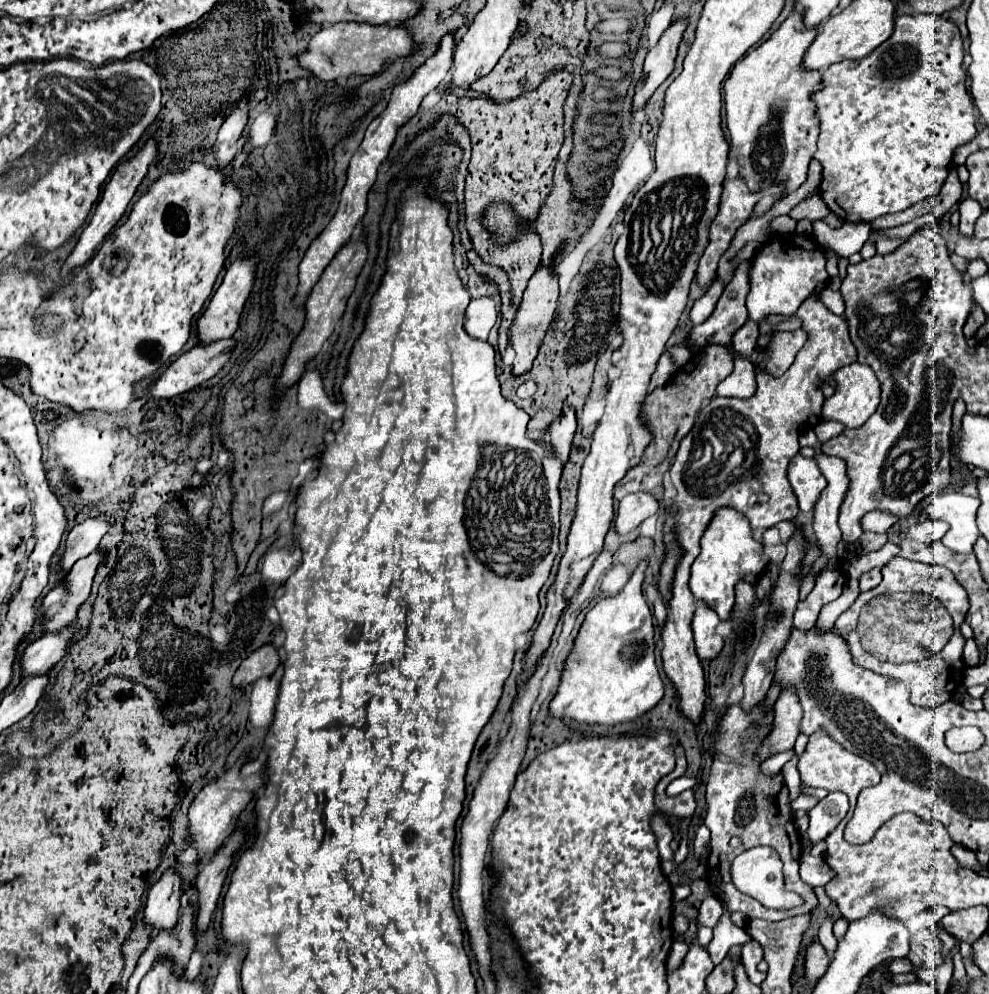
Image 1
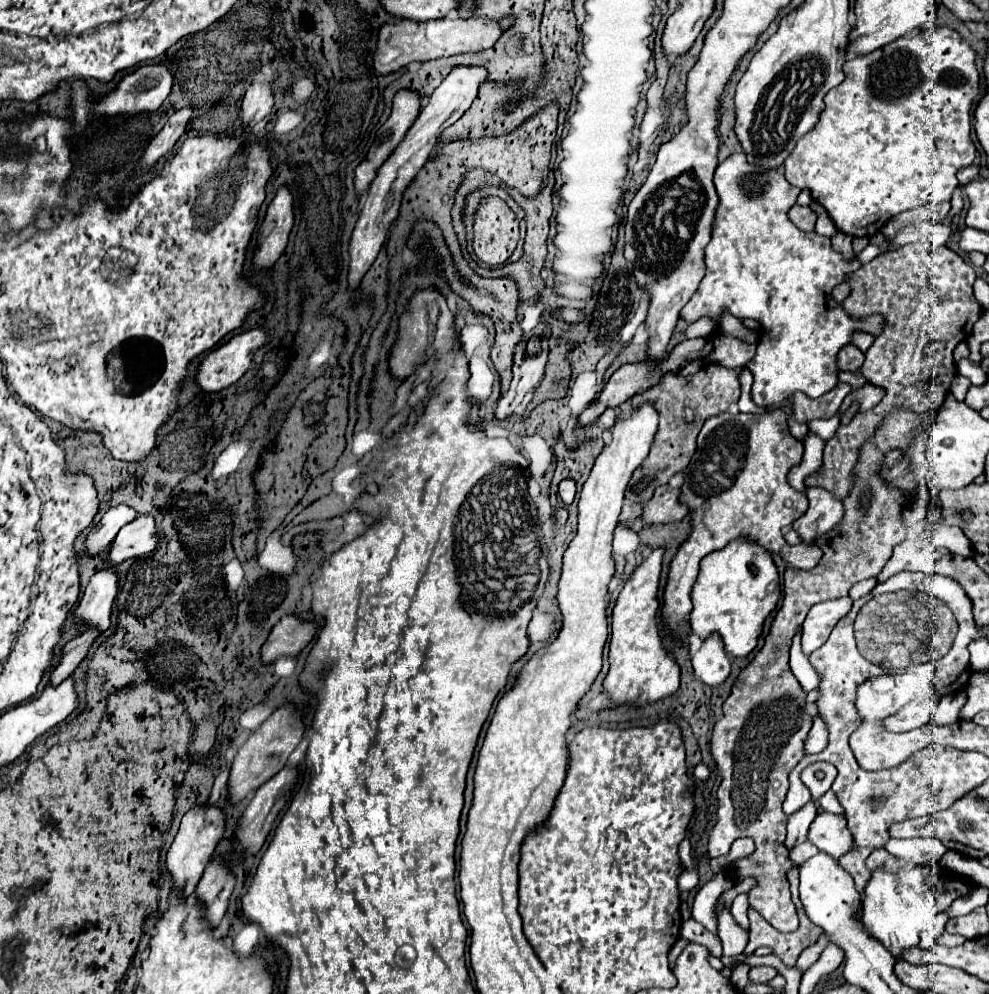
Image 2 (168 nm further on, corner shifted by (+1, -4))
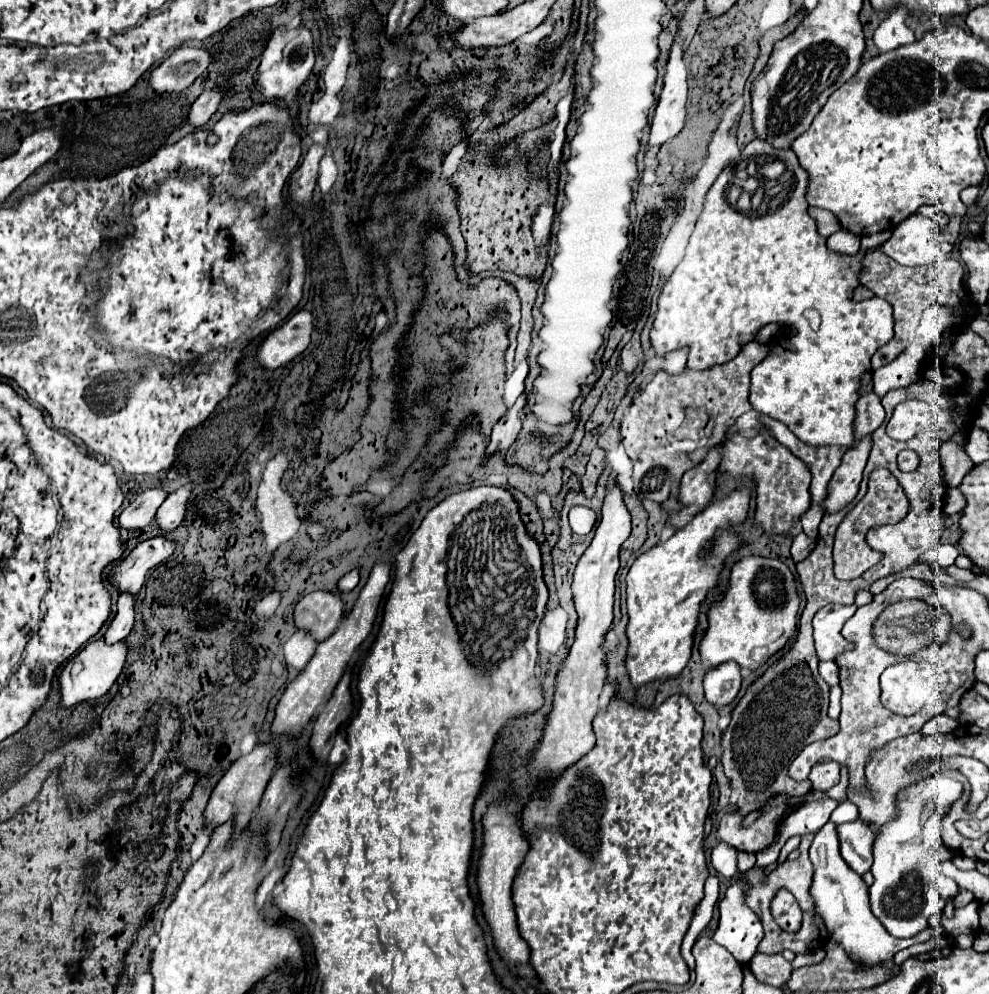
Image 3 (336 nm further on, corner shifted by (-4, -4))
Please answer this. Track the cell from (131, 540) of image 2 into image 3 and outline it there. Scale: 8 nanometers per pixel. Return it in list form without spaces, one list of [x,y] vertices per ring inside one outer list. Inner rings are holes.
[[[190,485],[170,493],[166,497],[166,501],[158,507],[156,515],[154,515],[154,523],[158,525],[162,535],[172,533],[184,519],[184,509],[186,509],[186,501],[190,497]]]

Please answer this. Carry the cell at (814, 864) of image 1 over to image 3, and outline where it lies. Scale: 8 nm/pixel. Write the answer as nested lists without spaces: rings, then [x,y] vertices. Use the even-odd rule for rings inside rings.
[[[828,821],[816,833],[812,847],[810,847],[810,861],[814,865],[814,881],[810,885],[810,897],[814,901],[814,911],[824,921],[824,925],[830,933],[830,939],[836,941],[856,965],[862,965],[862,969],[876,967],[888,959],[894,959],[894,955],[900,949],[906,949],[914,943],[923,943],[932,939],[932,927],[924,929],[922,933],[910,939],[890,937],[890,933],[884,929],[884,925],[876,919],[876,915],[870,909],[868,885],[842,859],[840,849],[838,849],[836,825],[832,821]]]

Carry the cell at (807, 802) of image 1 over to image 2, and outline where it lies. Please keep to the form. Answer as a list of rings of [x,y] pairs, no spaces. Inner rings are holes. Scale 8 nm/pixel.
[[[816,762],[809,765],[800,776],[813,795],[813,803],[817,803],[817,799],[831,789],[831,783],[835,781],[835,777],[837,777],[837,769],[827,762]]]

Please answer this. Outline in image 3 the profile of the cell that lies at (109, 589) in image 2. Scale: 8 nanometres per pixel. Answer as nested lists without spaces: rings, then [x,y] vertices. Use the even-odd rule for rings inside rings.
[[[166,535],[152,537],[148,541],[140,541],[126,557],[114,563],[108,575],[108,583],[122,593],[138,593],[144,585],[144,575],[148,569],[164,563],[172,553],[172,543]]]

